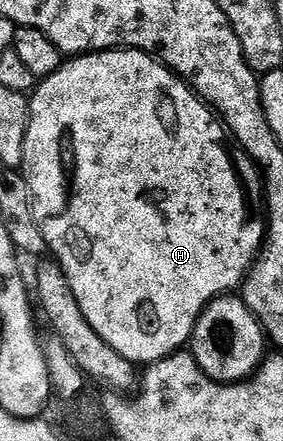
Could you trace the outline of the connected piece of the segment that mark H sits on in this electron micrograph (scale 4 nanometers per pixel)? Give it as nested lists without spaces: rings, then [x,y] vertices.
[[[116,49],[114,51],[97,51],[89,55],[80,55],[64,62],[63,66],[57,69],[57,73],[53,73],[49,78],[42,80],[38,86],[35,96],[32,94],[29,99],[29,118],[27,120],[27,132],[25,133],[25,145],[23,146],[21,174],[27,178],[27,184],[31,190],[33,213],[37,225],[47,242],[48,252],[53,256],[54,262],[58,263],[59,268],[65,273],[65,277],[69,277],[69,286],[73,288],[73,294],[77,297],[77,305],[81,305],[81,313],[85,313],[85,321],[89,321],[89,325],[93,325],[93,329],[97,329],[97,333],[101,333],[101,337],[105,341],[109,341],[109,345],[113,345],[113,349],[117,349],[117,353],[121,353],[121,357],[125,357],[132,365],[139,365],[139,363],[150,365],[170,355],[176,355],[190,344],[191,335],[195,331],[195,326],[203,310],[214,299],[218,299],[220,295],[230,295],[242,288],[243,281],[246,279],[248,271],[251,270],[251,264],[258,259],[265,242],[264,220],[262,218],[260,218],[261,220],[254,219],[253,216],[247,215],[250,213],[251,207],[247,204],[247,195],[243,192],[243,183],[239,180],[234,165],[231,164],[231,155],[227,152],[226,145],[223,144],[225,128],[219,116],[192,91],[184,79],[180,79],[175,72],[170,71],[154,55],[143,49]]]

